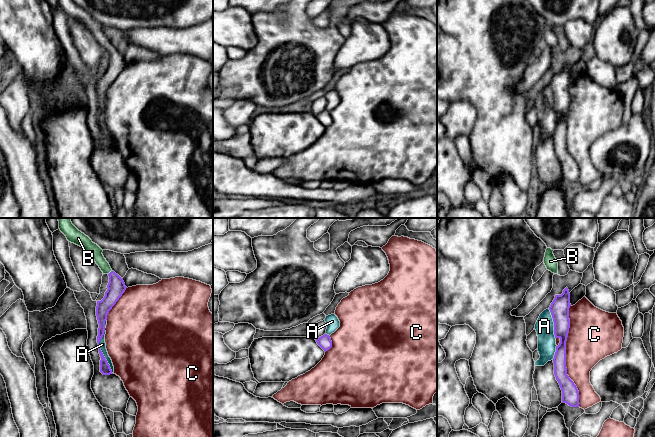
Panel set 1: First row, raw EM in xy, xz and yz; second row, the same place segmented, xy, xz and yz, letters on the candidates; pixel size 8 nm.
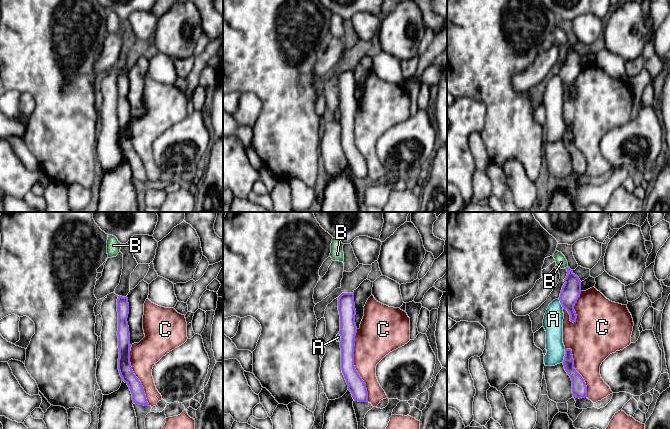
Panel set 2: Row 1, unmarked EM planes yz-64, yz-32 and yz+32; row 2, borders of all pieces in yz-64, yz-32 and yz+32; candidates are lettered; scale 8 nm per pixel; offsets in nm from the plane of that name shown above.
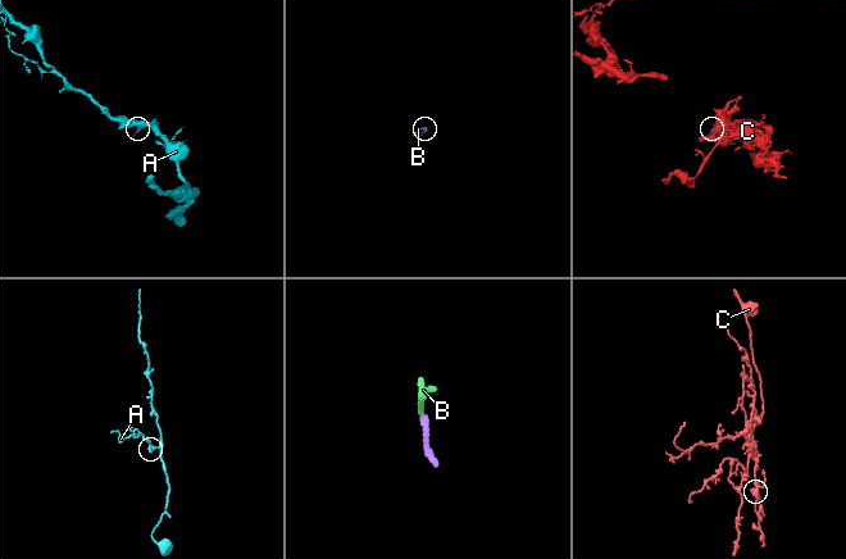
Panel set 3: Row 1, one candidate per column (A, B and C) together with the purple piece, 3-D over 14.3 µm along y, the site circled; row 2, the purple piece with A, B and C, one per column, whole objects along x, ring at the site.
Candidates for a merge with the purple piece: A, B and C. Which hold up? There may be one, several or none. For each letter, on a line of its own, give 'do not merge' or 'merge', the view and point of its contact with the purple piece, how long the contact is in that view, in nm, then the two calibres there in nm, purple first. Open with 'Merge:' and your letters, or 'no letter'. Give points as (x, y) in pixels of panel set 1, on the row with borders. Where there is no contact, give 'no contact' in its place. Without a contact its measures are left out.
Merge: B
A: do not merge; contact xy (101, 352); length 360 nm; calibres 90 and 60 nm
B: merge; contact xy (110, 272); length 50 nm; calibres 140 and 100 nm
C: do not merge; contact yz (565, 356); length 800 nm; calibres 130 and 360 nm

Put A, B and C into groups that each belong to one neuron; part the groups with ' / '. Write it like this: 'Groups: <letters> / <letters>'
Groups: A / B / C

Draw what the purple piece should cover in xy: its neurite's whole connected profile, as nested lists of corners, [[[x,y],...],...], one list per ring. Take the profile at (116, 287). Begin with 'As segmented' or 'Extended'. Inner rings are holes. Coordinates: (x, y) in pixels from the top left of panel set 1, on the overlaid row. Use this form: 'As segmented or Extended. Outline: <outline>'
Extended. Outline: [[[58,218],[59,221],[59,229],[60,231],[66,236],[67,240],[71,243],[74,243],[82,248],[84,248],[87,252],[90,253],[91,257],[95,260],[96,264],[99,266],[103,274],[107,274],[109,276],[109,283],[107,285],[107,291],[105,292],[105,296],[101,301],[97,301],[96,306],[96,316],[99,324],[98,328],[98,336],[97,336],[97,343],[99,348],[99,354],[101,357],[100,360],[100,372],[103,375],[110,375],[113,374],[112,370],[110,368],[110,365],[108,364],[107,360],[105,359],[100,347],[99,342],[102,339],[104,332],[105,332],[105,321],[107,320],[107,315],[109,311],[112,309],[112,307],[116,304],[116,302],[119,300],[119,298],[122,296],[122,294],[126,290],[125,283],[123,281],[123,278],[121,278],[118,274],[116,274],[110,267],[109,263],[104,258],[102,252],[103,250],[95,243],[92,242],[92,240],[86,236],[84,233],[79,231],[71,222],[71,218]]]

